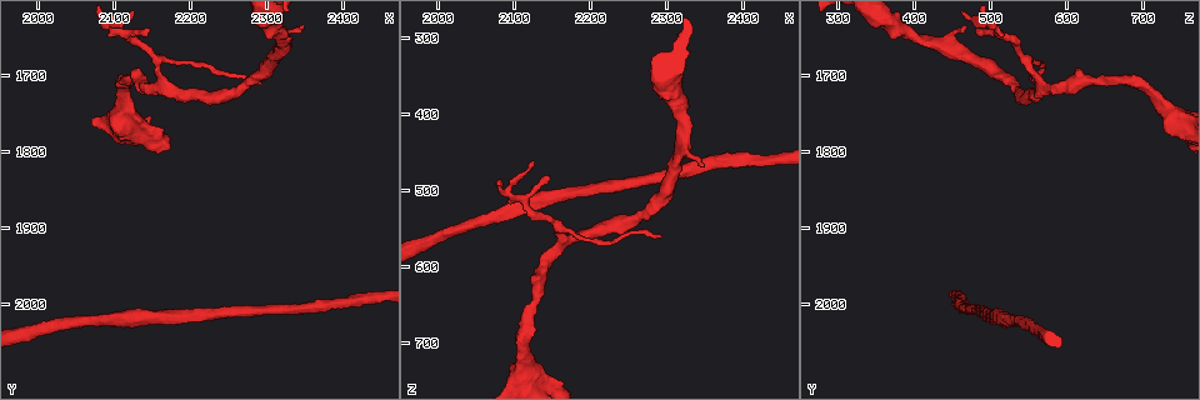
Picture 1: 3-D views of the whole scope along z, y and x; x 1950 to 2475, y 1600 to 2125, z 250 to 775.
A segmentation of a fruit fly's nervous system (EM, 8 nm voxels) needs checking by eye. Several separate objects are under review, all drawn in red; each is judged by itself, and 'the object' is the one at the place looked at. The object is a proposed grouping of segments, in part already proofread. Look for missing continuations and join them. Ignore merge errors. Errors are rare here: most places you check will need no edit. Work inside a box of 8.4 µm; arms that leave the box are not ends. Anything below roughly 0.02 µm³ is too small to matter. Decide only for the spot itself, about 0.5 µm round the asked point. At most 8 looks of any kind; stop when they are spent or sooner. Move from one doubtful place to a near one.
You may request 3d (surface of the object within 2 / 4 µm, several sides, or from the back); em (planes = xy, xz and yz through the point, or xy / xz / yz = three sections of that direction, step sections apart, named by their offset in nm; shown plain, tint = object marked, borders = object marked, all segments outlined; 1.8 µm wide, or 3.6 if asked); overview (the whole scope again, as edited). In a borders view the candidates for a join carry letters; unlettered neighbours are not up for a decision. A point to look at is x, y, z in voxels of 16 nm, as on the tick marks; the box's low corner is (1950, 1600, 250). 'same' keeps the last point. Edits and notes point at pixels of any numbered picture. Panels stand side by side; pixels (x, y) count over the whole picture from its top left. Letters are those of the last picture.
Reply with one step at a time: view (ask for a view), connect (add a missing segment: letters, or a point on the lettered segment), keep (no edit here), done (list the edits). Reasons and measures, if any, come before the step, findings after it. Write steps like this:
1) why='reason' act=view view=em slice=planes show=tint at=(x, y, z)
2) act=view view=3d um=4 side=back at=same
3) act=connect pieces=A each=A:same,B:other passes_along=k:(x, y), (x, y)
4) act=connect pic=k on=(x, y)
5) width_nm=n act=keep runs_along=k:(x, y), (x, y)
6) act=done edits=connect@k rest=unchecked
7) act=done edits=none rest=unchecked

act=view view=em slice=planes show=borders at=(2295, 1710, 560)

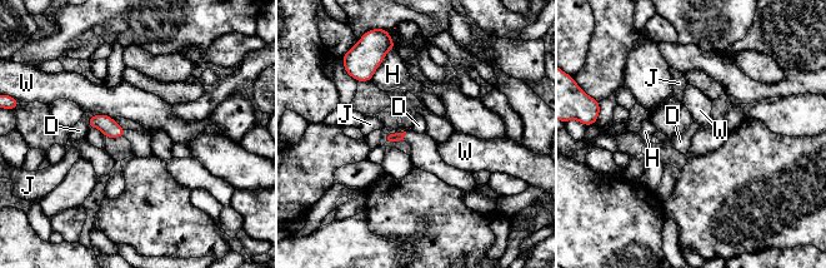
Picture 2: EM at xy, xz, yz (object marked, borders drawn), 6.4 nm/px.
width_nm=60 act=keep each=D:other,H:other,J:other,W:other border=2:(101, 113), (91, 115), (88, 127) found='none of them fits'

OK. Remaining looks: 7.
why='an open end' act=view view=em slice=xy step=16 show=plain at=(2345, 1635, 465)

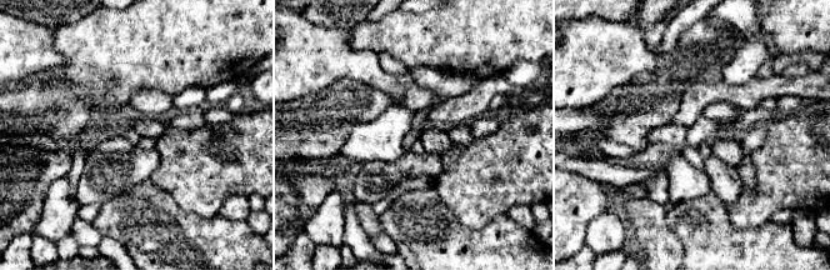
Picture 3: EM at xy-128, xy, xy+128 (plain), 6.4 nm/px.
act=view view=em slice=xy step=16 show=borders at=same

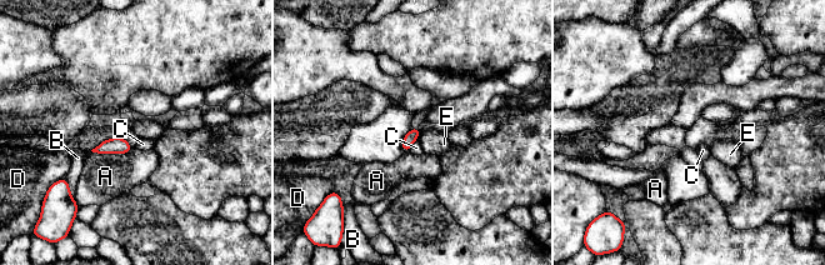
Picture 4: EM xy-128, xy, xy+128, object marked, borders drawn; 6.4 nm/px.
act=keep each=A:other,B:other,C:other,D:other,E:other found='no lettered segment goes on from it'

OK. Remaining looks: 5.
why='an open end' act=view view=em slice=planes show=borders at=(2145, 1640, 485)

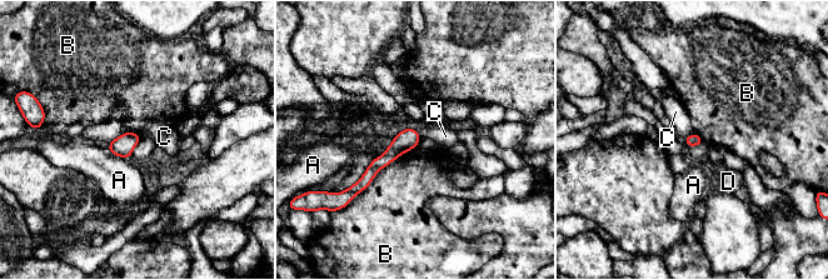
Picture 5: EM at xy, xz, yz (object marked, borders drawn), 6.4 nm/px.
act=keep each=A:other,B:other,C:other,D:other found='no lettered segment goes on from it'

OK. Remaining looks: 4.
act=done edits=none rest=unchecked

